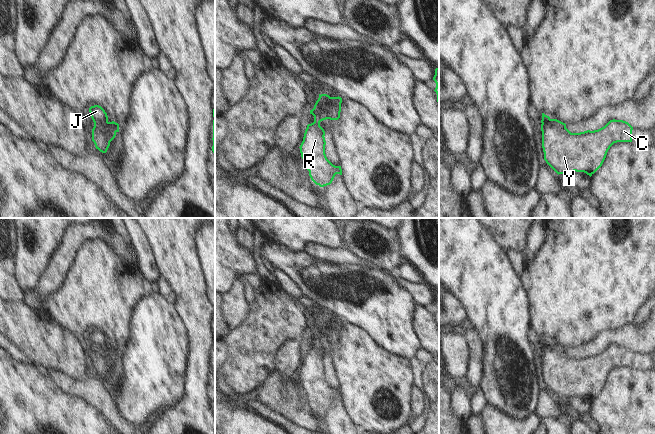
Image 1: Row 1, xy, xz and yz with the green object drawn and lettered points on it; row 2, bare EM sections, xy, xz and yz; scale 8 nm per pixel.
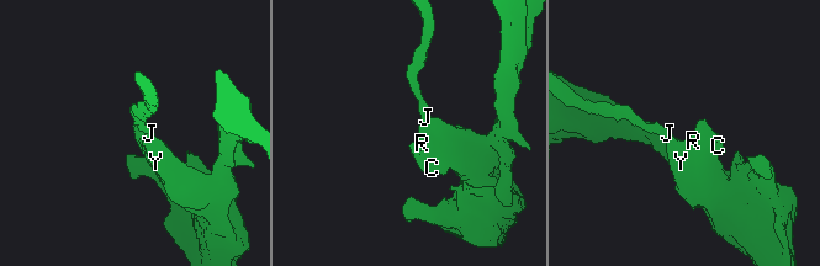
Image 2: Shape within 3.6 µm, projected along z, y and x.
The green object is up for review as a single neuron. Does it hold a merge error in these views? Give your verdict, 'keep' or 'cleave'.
cleave

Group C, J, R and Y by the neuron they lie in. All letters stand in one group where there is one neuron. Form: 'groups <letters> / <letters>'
groups C R Y / J

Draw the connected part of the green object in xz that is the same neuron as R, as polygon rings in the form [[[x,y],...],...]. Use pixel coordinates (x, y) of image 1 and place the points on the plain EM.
[[[321,321],[316,325],[314,332],[310,334],[310,338],[314,340],[314,346],[307,349],[304,357],[303,365],[300,369],[300,377],[311,404],[320,411],[330,409],[336,398],[342,399],[341,390],[333,389],[326,381],[325,378],[325,355],[320,350],[320,346],[326,343],[338,344],[341,336],[341,321],[330,321],[327,325]]]

